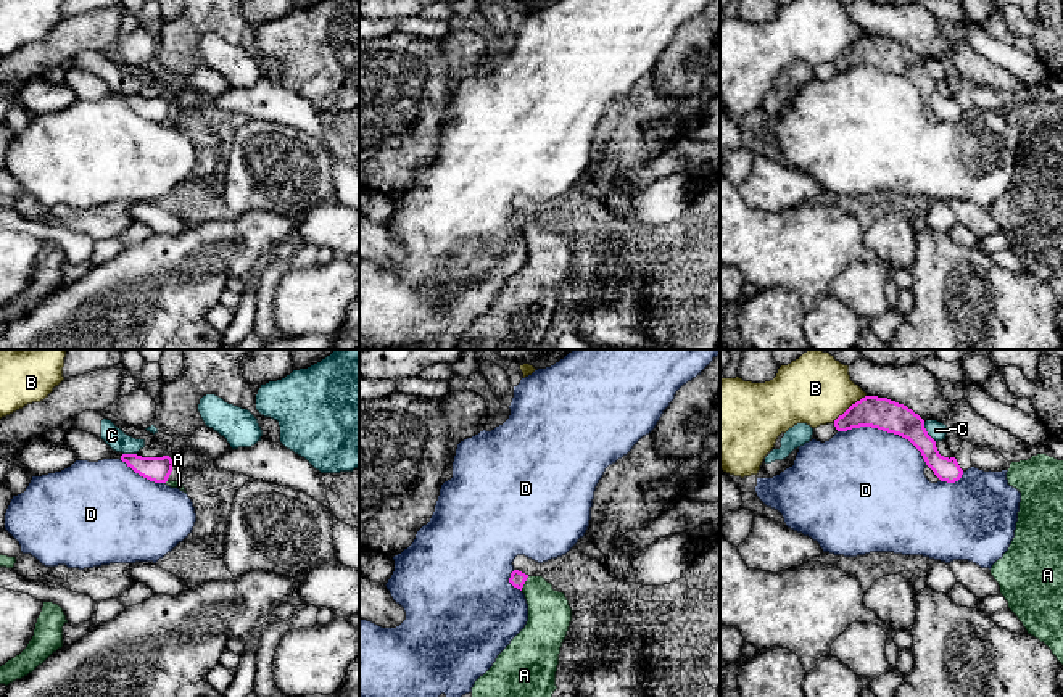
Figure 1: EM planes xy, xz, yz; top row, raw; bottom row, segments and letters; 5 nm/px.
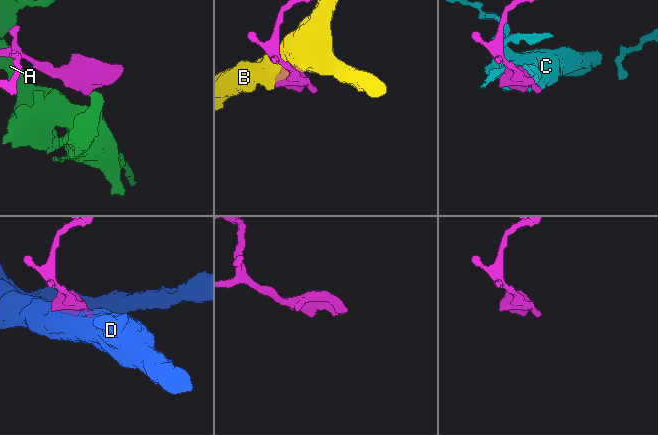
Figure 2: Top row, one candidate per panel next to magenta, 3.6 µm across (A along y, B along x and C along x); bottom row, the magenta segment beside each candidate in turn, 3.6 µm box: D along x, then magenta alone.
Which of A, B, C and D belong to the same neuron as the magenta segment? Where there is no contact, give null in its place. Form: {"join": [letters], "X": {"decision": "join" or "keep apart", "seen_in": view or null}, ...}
{"join": [], "A": {"decision": "keep apart", "seen_in": "xz"}, "B": {"decision": "keep apart", "seen_in": "yz"}, "C": {"decision": "keep apart", "seen_in": "yz"}, "D": {"decision": "keep apart", "seen_in": "yz"}}

